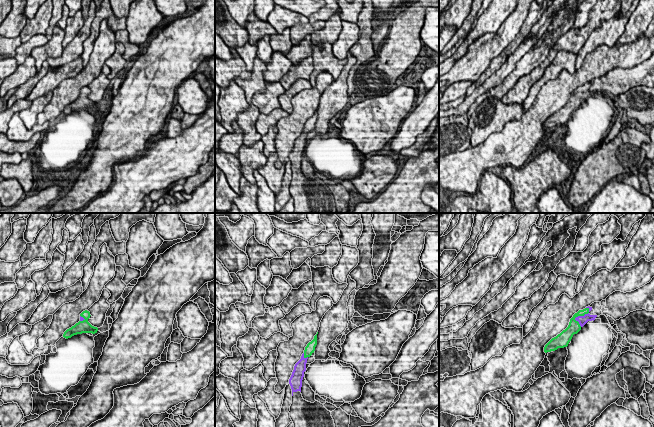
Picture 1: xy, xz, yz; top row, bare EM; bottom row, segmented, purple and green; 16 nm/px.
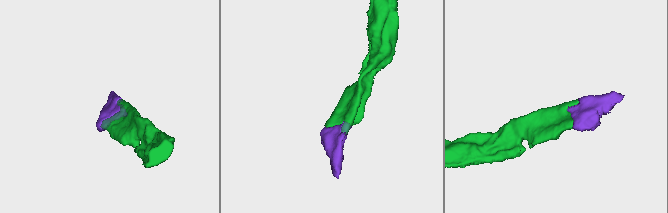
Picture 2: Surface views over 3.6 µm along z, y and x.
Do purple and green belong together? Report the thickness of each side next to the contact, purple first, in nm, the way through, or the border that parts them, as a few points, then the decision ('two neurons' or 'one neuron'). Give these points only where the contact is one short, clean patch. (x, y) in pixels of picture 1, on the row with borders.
140 nm thick on the purple side, 200 nm on the other; one neuron

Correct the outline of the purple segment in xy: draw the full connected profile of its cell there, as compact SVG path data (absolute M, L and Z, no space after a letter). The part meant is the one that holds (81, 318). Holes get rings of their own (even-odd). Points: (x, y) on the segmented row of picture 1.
M85 310L80 314L80 321L76 323L74 326L71 328L67 329L63 337L68 339L71 338L74 335L77 334L82 334L82 333L92 333L95 334L98 331L97 327L92 326L89 322L88 319L90 318L90 312Z

